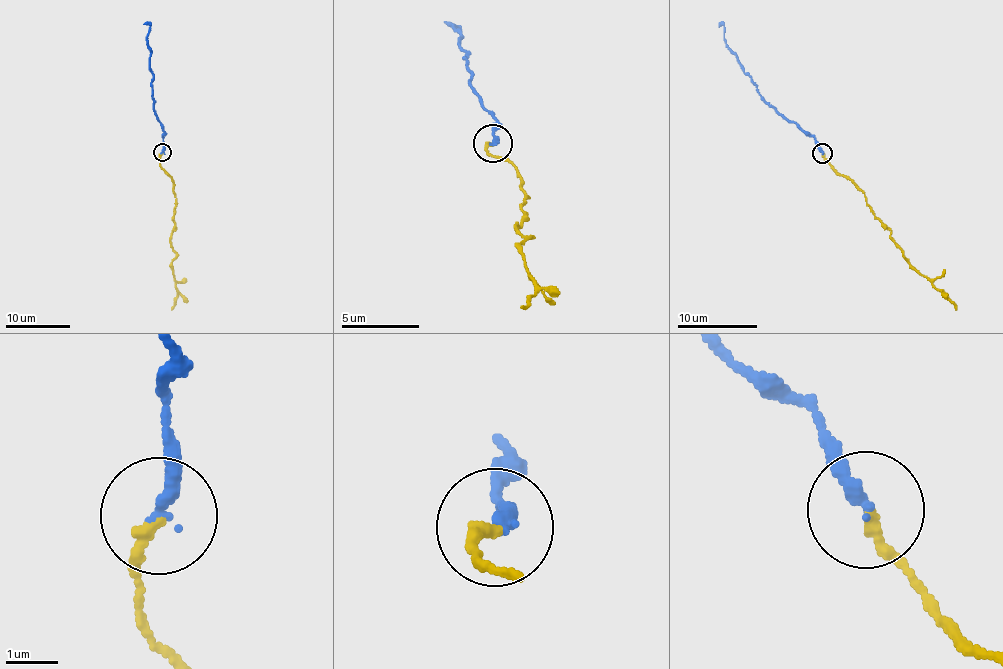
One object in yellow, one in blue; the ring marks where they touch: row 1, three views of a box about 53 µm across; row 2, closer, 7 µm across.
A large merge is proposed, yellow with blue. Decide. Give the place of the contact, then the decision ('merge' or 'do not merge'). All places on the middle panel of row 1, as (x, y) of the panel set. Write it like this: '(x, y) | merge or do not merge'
(493, 143) | merge

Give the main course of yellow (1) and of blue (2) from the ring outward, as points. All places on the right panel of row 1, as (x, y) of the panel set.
1: (822, 153), (832, 167), (862, 191), (870, 211), (888, 228), (904, 257), (946, 295), (956, 310)
2: (822, 153), (818, 141), (779, 113), (757, 91), (751, 77), (725, 42), (723, 26), (719, 26)

